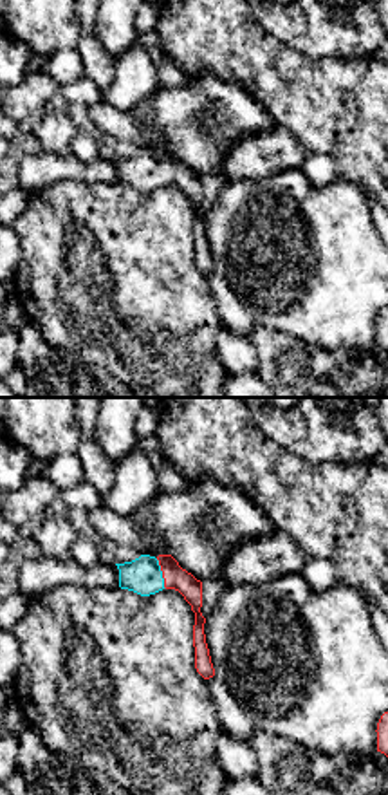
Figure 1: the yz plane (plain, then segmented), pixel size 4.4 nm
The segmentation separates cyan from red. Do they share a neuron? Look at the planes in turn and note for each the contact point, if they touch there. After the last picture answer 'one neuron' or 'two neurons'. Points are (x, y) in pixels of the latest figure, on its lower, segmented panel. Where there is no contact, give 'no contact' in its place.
meets cyan at (161, 573)

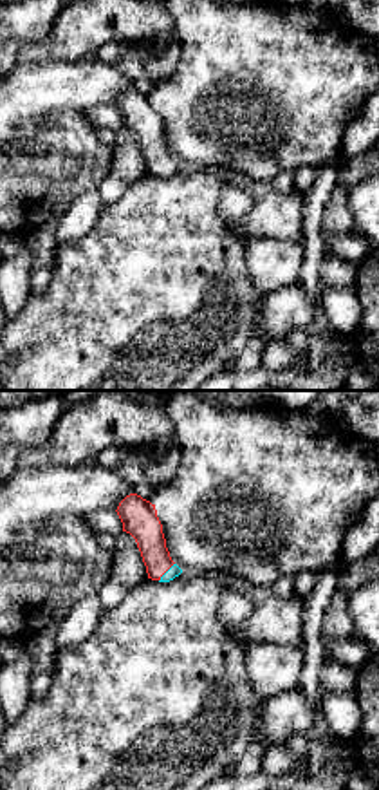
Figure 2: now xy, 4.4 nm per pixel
meets cyan at (166, 572)

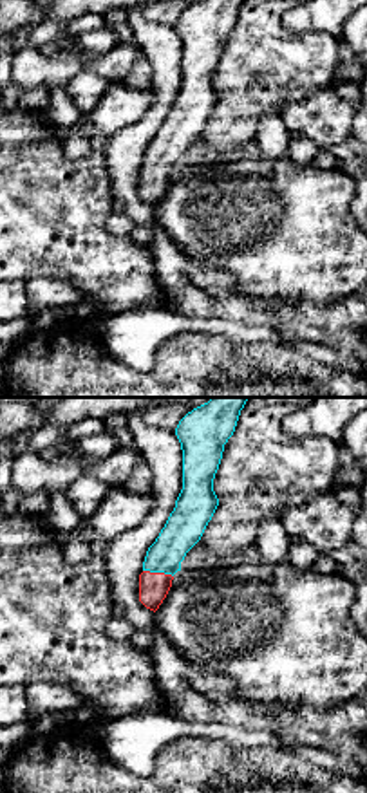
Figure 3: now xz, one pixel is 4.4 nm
meets cyan at (158, 571)

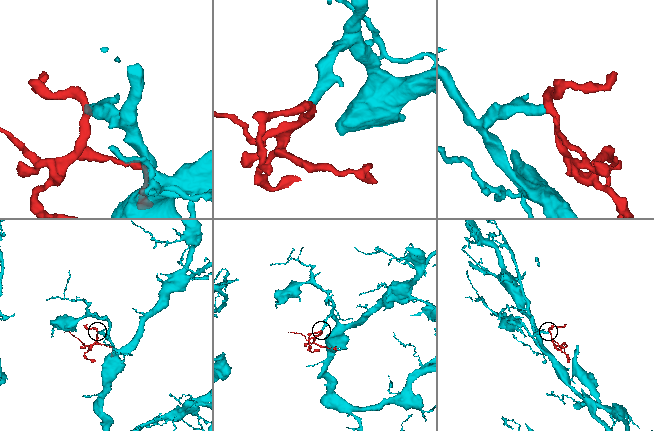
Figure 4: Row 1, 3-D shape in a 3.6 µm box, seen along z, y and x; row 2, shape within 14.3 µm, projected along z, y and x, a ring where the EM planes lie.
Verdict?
one neuron

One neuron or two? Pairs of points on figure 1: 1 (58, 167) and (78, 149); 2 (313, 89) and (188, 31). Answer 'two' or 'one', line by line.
1: two
2: one

